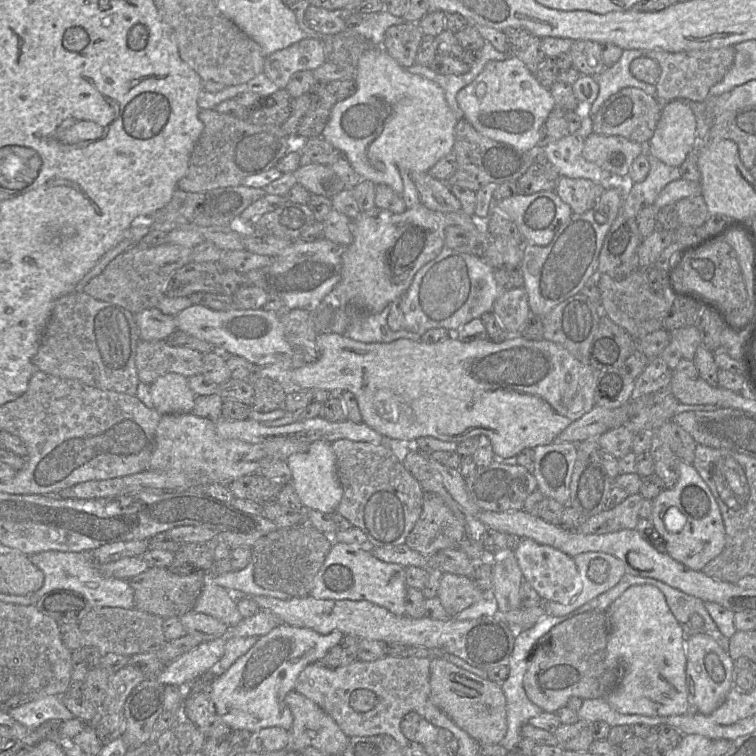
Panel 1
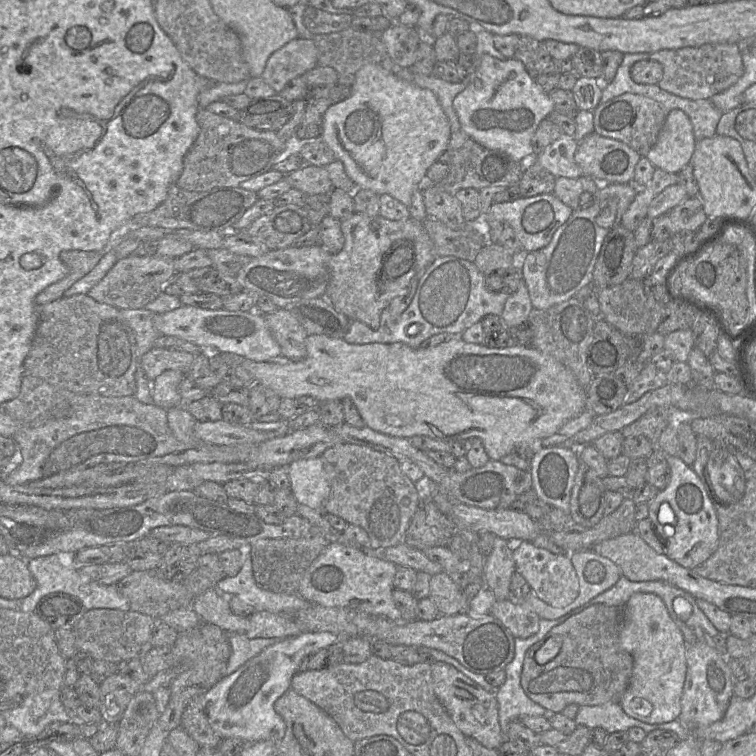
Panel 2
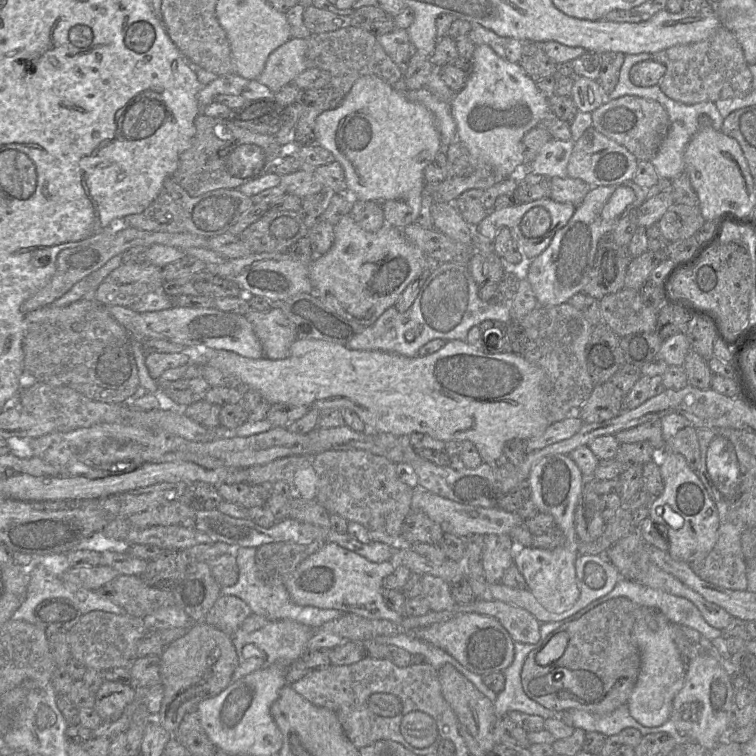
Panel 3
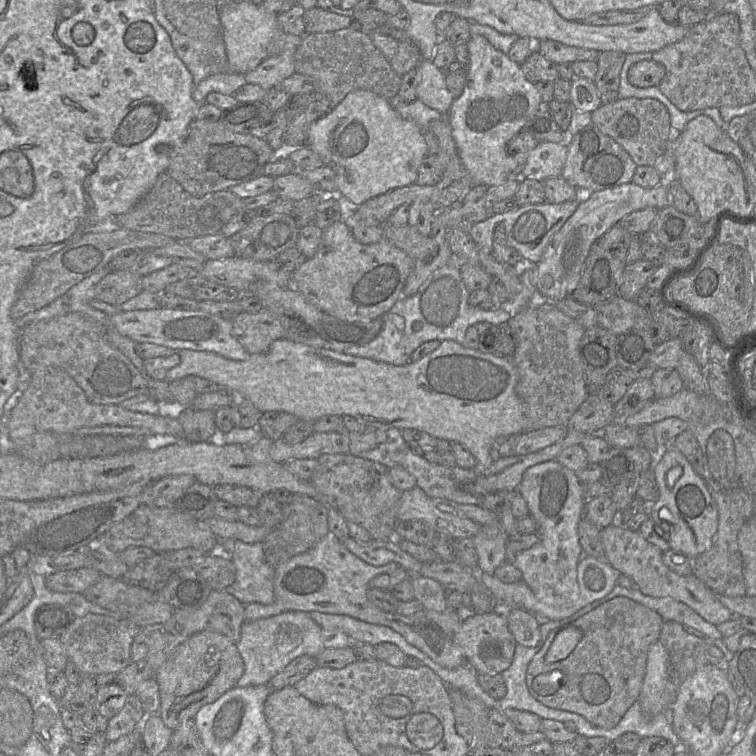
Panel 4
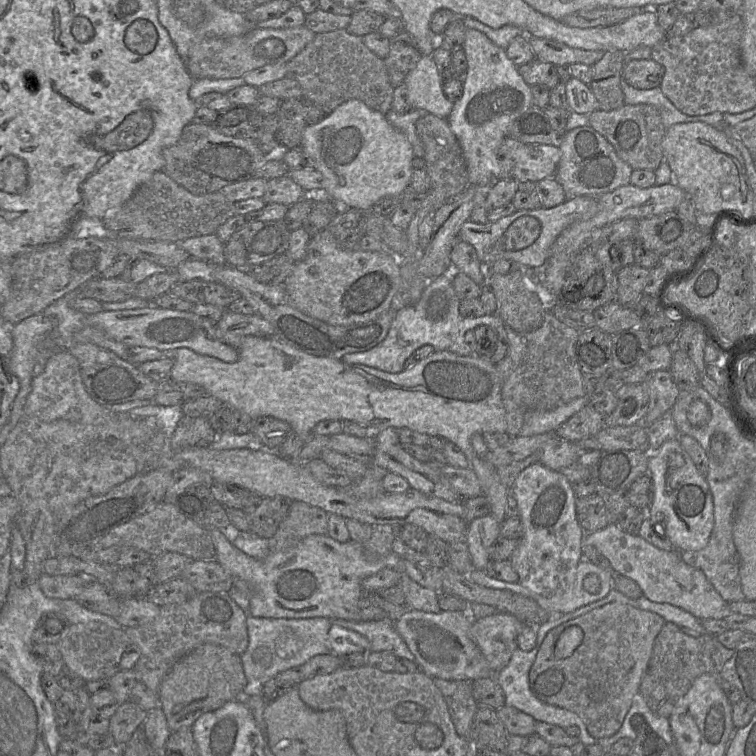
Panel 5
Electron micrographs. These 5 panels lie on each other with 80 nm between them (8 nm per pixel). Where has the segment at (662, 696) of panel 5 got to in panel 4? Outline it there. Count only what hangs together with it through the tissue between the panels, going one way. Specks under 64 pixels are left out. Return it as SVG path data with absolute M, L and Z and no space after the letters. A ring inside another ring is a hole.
M675 621L663 624L659 641L669 655L667 708L674 703L681 684L696 670L710 664L708 644L703 640L703 637L708 636L694 628L693 633Z

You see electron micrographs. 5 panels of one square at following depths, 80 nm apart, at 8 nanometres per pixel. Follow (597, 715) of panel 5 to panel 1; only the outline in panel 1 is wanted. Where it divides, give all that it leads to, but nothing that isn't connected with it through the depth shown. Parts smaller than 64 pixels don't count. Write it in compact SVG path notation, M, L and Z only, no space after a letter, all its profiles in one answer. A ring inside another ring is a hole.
M591 610L553 626L533 646L523 688L531 702L544 712L556 712L572 697L605 698L618 684L621 667L607 657L609 621L605 611Z

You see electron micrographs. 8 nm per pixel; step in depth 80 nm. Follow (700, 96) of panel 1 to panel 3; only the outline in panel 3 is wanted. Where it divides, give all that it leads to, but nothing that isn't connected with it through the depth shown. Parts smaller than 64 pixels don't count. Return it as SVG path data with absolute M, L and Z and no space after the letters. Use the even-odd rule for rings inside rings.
M722 25L710 37L701 42L670 47L652 54L651 60L662 63L666 68L664 76L658 83L660 89L669 98L683 104L691 105L700 102L740 98L746 96L751 90L753 77L743 49L734 34Z

